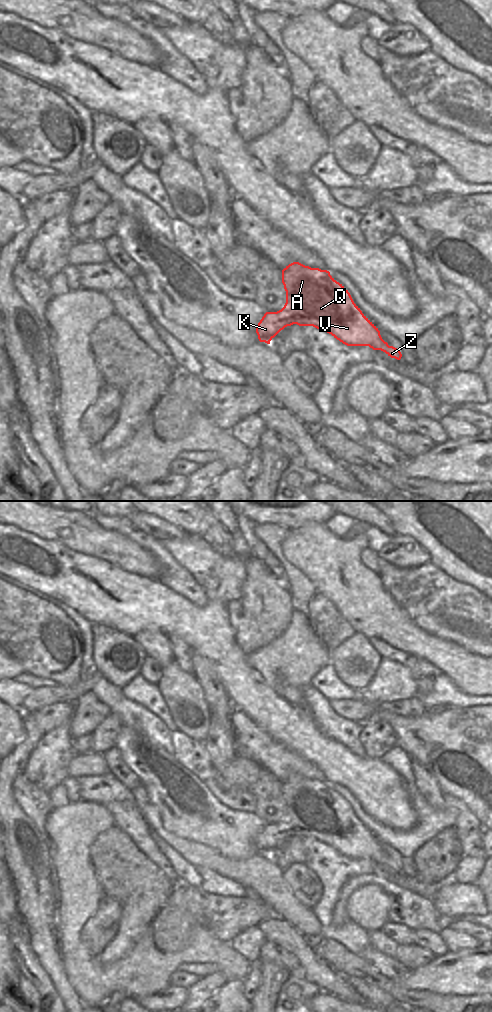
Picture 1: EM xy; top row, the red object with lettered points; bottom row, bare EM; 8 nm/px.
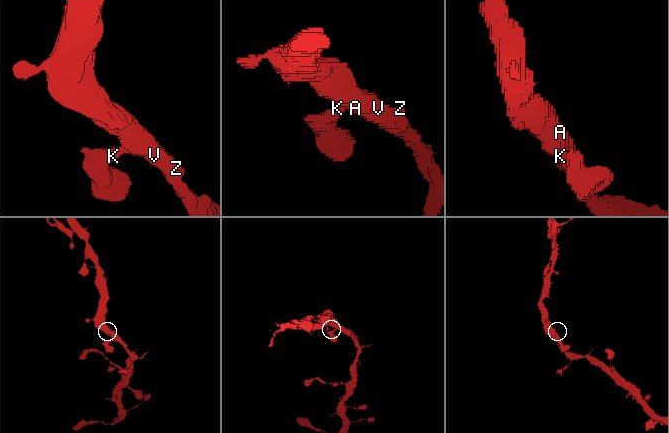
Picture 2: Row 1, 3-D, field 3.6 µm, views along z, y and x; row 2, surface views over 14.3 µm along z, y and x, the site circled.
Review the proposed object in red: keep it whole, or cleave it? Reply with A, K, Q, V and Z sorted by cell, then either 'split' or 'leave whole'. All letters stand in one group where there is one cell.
A K Q V Z; leave whole

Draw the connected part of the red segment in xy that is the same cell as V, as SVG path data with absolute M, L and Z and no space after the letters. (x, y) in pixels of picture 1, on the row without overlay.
M293 774L282 782L282 795L286 803L286 815L281 822L264 826L256 839L260 854L270 856L285 839L297 836L327 844L347 858L369 858L373 862L385 864L391 870L401 871L401 864L382 851L378 840L362 825L348 802L329 783Z

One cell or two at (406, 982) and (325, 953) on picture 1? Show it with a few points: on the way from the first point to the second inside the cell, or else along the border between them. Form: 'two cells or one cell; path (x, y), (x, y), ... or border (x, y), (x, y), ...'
two cells; border (397, 982), (407, 989), (420, 990)

